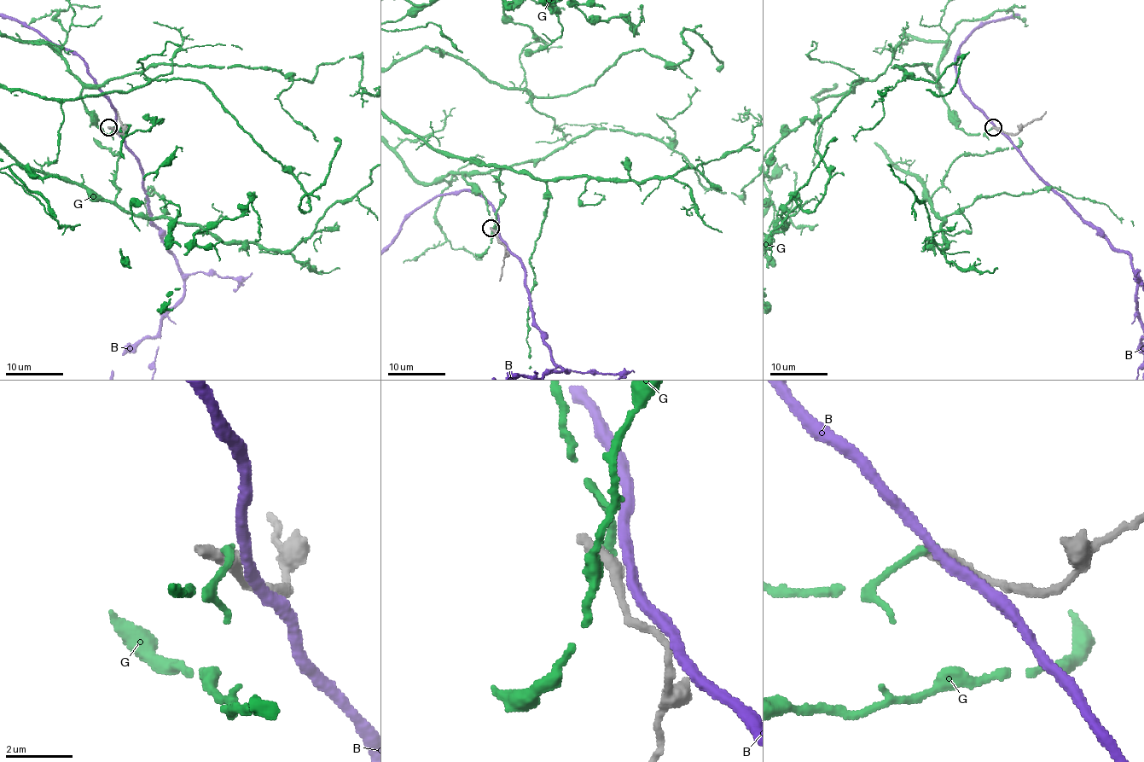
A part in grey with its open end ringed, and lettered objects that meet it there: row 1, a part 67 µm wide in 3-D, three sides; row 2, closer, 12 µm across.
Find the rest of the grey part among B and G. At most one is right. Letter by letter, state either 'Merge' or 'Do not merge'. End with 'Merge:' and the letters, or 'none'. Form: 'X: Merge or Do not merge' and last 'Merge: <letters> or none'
B: Do not merge
G: Do not merge
Merge: none

